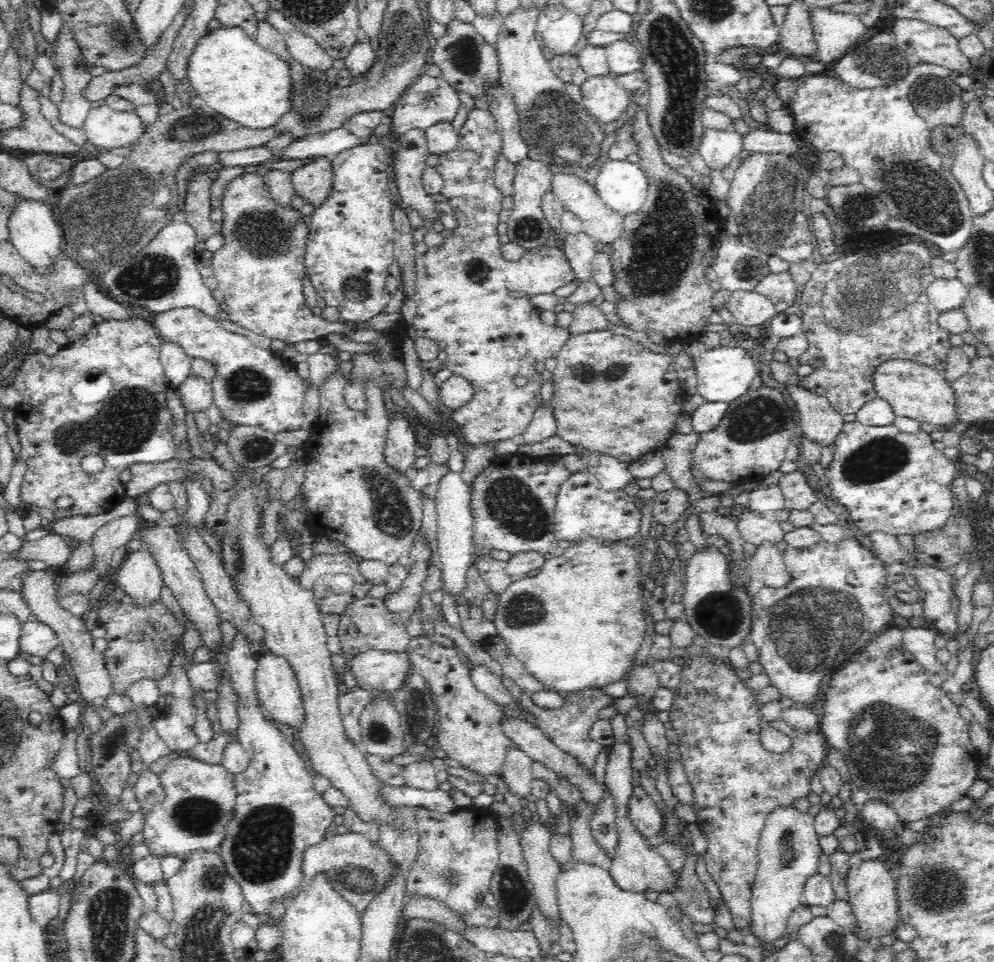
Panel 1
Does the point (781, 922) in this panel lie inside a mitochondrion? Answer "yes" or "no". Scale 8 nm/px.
no

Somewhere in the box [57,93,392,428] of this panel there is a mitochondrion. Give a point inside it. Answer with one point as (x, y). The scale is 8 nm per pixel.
(106, 220)

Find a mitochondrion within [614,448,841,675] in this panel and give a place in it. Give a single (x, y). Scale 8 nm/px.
(721, 614)

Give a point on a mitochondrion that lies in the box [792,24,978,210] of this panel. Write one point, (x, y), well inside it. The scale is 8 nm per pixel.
(878, 63)

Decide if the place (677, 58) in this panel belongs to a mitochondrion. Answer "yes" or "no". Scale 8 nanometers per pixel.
yes

